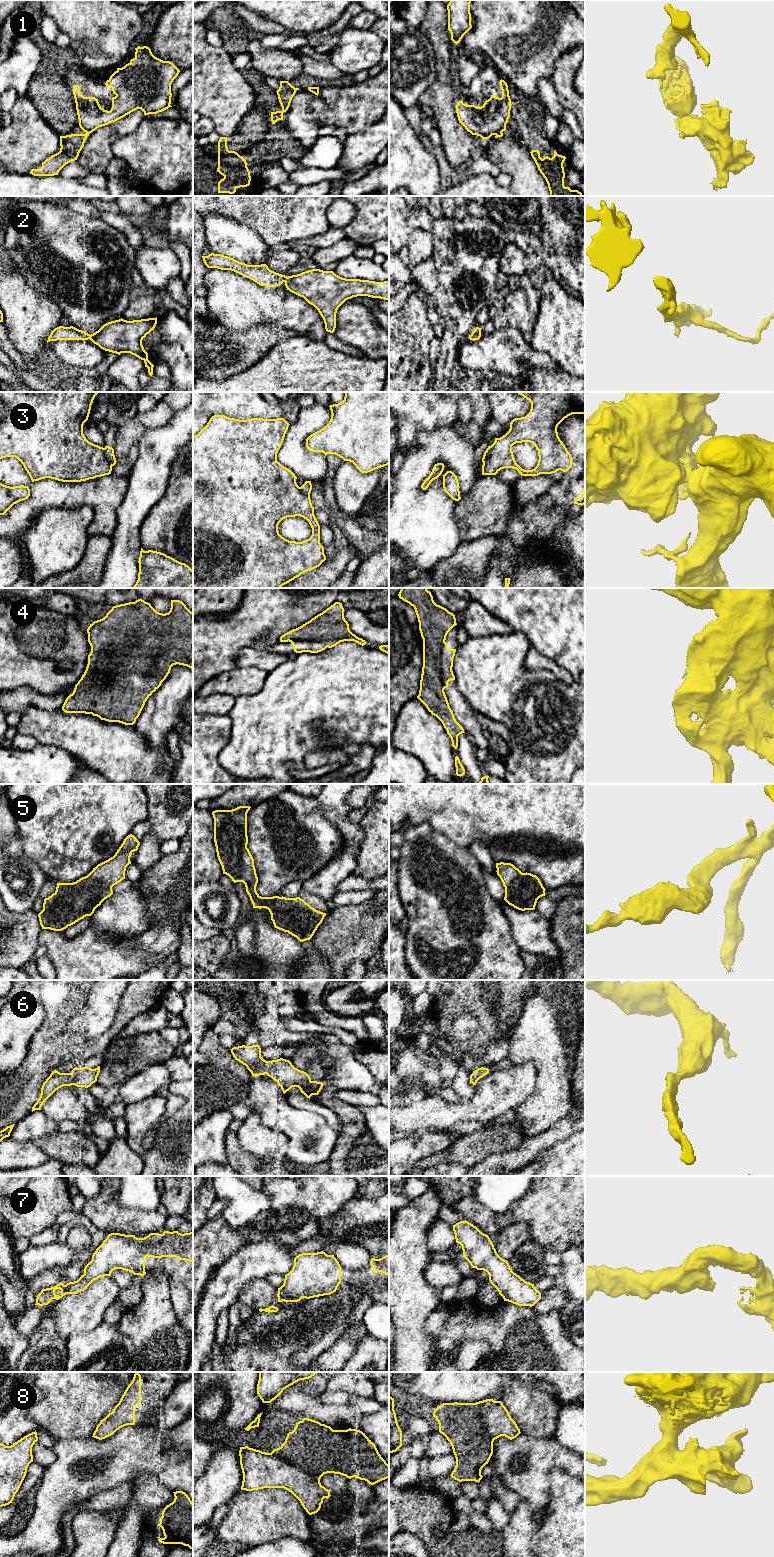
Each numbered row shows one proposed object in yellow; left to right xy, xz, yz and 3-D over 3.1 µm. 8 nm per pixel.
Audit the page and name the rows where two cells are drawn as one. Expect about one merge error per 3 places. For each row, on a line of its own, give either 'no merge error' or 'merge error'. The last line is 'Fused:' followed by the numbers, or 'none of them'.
1: merge error
2: no merge error
3: merge error
4: merge error
5: no merge error
6: no merge error
7: no merge error
8: merge error
Fused: 1, 3, 4, 8

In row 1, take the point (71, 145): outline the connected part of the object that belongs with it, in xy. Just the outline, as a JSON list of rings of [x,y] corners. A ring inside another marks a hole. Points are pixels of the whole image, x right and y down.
[[[88,133],[60,136],[60,151],[46,159],[40,169],[31,169],[30,174],[34,176],[58,175],[66,164],[77,160],[88,136]]]

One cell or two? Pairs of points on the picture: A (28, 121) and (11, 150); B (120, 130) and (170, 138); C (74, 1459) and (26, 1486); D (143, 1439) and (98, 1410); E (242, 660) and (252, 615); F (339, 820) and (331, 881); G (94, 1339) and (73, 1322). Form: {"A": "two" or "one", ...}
{"A": "one", "B": "two", "C": "two", "D": "two", "E": "two", "F": "one", "G": "two"}

